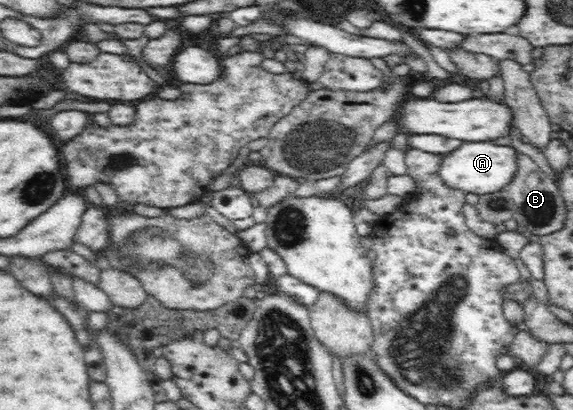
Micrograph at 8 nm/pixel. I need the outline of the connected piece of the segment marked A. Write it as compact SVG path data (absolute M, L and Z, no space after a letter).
M491 141L464 142L458 149L443 156L439 164L439 178L443 184L465 193L492 194L511 184L519 170L518 154L511 145L497 145Z

